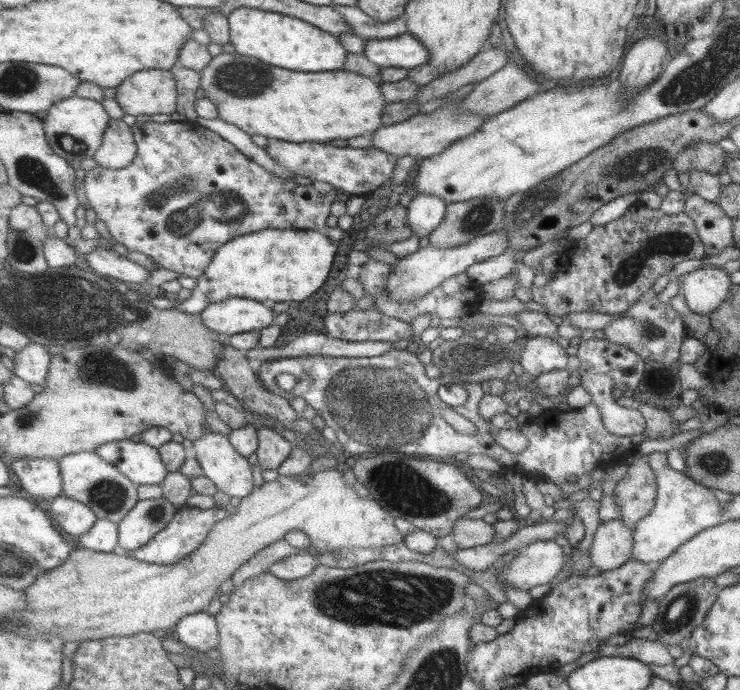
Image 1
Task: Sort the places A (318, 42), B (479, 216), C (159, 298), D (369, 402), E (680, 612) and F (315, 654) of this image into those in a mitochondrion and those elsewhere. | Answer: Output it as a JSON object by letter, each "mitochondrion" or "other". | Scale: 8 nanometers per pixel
{"A":"other","B":"mitochondrion","C":"other","D":"mitochondrion","E":"mitochondrion","F":"other"}

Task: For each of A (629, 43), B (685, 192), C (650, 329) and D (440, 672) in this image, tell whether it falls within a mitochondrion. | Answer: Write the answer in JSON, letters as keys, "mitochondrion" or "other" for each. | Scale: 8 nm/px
{"A":"other","B":"other","C":"mitochondrion","D":"mitochondrion"}

